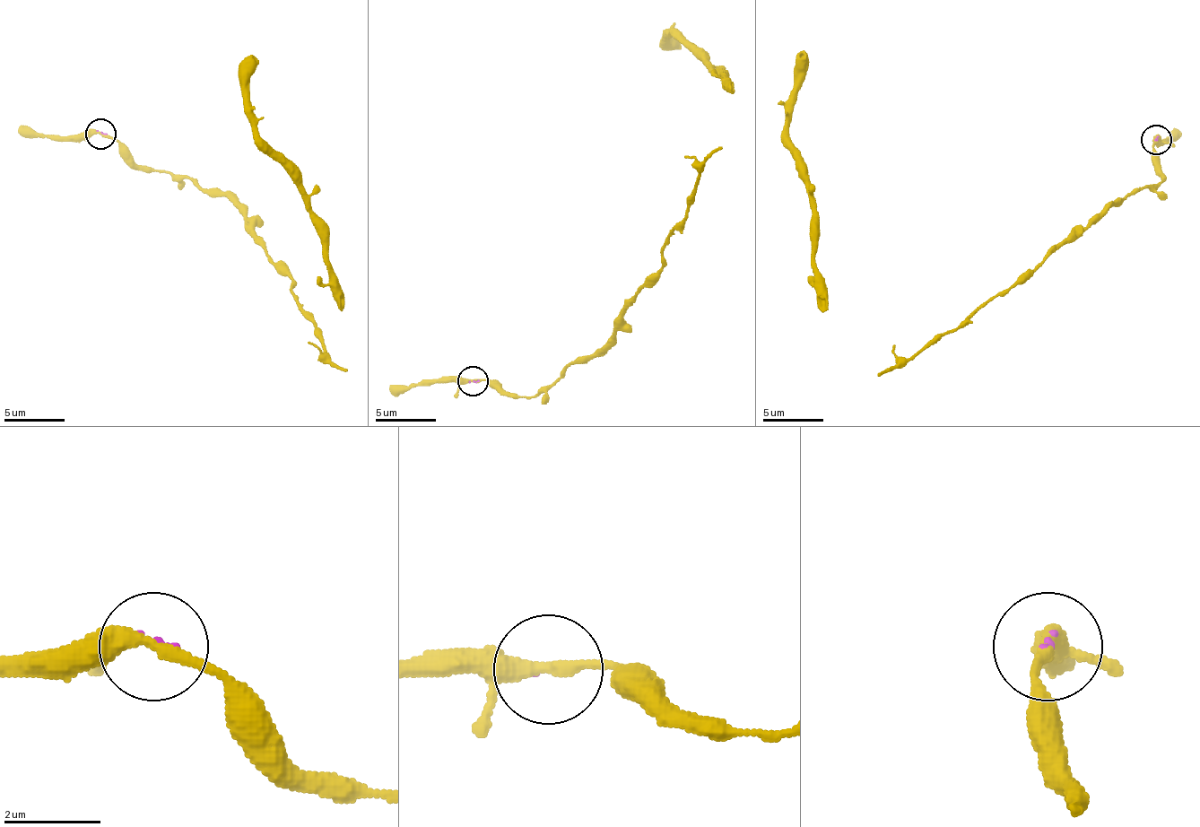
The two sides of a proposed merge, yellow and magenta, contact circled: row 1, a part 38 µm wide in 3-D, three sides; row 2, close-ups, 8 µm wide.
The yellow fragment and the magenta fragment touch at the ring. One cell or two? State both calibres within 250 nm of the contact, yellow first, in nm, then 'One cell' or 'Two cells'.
Thickness 300 nm (yellow) against 80 nm. Two cells

